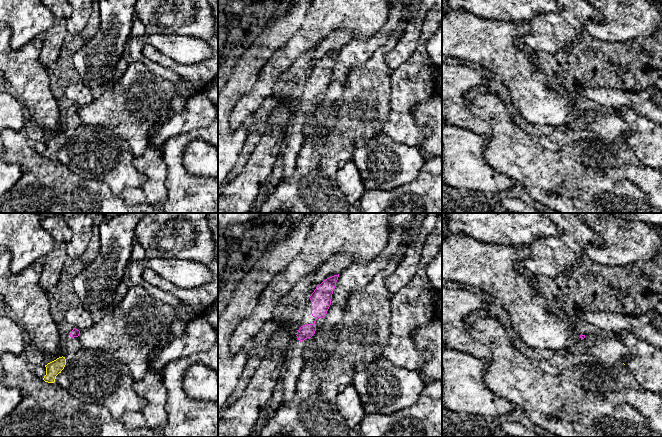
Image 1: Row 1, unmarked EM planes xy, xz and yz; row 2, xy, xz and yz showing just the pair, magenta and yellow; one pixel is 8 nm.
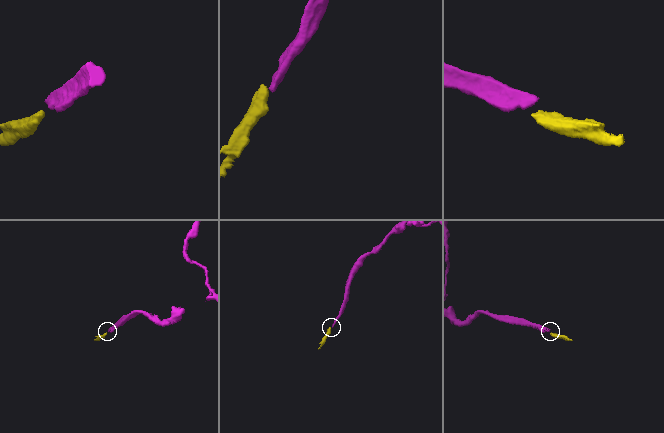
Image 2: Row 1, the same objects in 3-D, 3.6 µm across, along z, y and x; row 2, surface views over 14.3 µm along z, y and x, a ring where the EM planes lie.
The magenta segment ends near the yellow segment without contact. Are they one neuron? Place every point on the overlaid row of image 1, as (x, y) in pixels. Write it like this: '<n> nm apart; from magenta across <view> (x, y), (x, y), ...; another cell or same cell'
170 nm apart; from magenta across xy (71, 337), (62, 356); same cell

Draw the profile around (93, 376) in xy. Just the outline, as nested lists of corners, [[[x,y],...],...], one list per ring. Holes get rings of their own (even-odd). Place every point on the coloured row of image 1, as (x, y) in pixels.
[[[81,347],[66,358],[66,365],[56,376],[55,383],[83,402],[105,406],[115,420],[120,420],[126,412],[142,411],[147,404],[147,400],[133,389],[129,367],[106,351]]]

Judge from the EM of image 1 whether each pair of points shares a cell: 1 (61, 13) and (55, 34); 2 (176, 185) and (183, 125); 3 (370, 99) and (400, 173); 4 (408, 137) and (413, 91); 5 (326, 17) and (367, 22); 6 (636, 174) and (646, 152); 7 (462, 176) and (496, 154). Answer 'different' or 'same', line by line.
1: same
2: different
3: different
4: same
5: same
6: different
7: different

